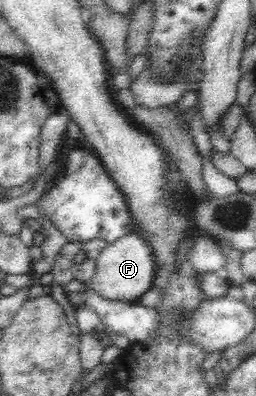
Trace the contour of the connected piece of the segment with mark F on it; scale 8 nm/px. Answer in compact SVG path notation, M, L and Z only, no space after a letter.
M131 231L124 237L109 242L105 250L96 257L95 262L97 265L95 275L90 281L91 287L107 299L136 303L146 291L152 289L155 260L148 243L137 231Z

